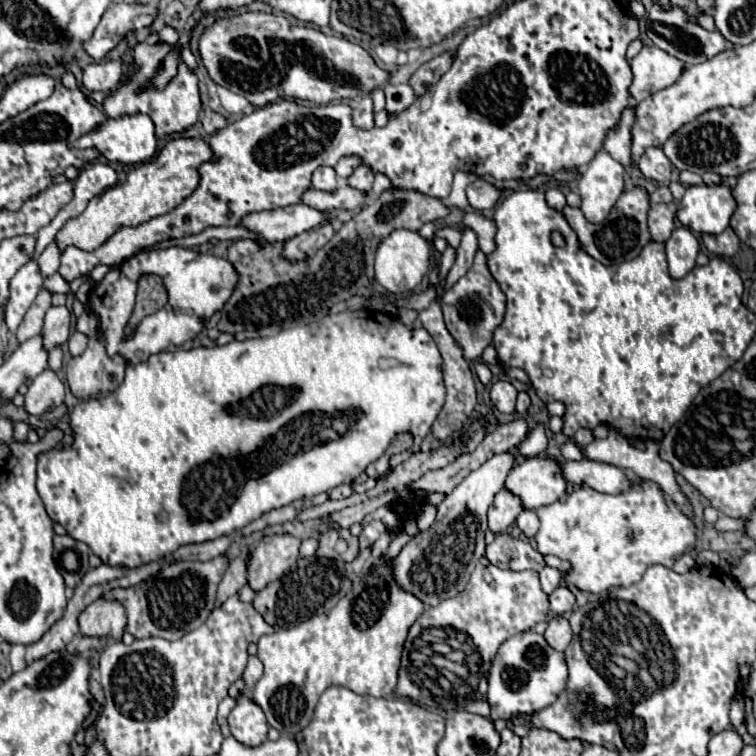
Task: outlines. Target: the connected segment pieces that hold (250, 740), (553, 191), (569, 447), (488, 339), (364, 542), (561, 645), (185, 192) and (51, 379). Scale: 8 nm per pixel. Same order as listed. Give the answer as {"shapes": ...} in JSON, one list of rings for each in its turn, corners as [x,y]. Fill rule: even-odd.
{"shapes":[[[[240,695],[238,705],[228,717],[228,725],[234,739],[242,745],[262,745],[268,739],[268,721],[248,695]]],[[[550,187],[550,189],[546,191],[546,201],[548,201],[548,205],[550,205],[552,209],[556,209],[556,211],[562,211],[562,209],[566,207],[566,197],[564,197],[564,193],[562,193],[560,189],[556,189],[556,187]]],[[[566,441],[562,447],[560,447],[560,451],[562,451],[562,457],[564,459],[576,459],[576,461],[580,461],[584,455],[582,455],[582,451],[580,451],[580,447],[576,447],[572,441]]],[[[482,251],[476,253],[472,269],[458,281],[450,291],[444,293],[442,297],[442,311],[444,311],[444,321],[452,337],[462,345],[464,357],[468,361],[474,361],[482,355],[482,351],[492,343],[494,329],[502,323],[504,319],[504,309],[506,309],[506,297],[494,277],[490,275],[486,267],[486,257]]],[[[380,520],[371,521],[359,535],[360,550],[370,547],[385,530],[386,526]]],[[[552,617],[548,621],[548,629],[544,633],[544,639],[548,641],[548,645],[560,653],[566,651],[566,647],[572,641],[572,629],[566,617]]],[[[202,137],[172,139],[152,161],[130,169],[122,183],[116,183],[114,187],[96,195],[88,203],[84,213],[70,219],[64,225],[64,229],[60,229],[60,233],[56,235],[56,243],[60,251],[68,245],[76,245],[78,249],[84,251],[94,251],[120,227],[128,227],[128,225],[136,227],[158,215],[172,211],[196,191],[196,185],[200,183],[198,169],[204,161],[212,161],[212,157],[214,157],[212,147]]],[[[46,369],[30,383],[28,393],[26,393],[24,409],[30,415],[38,417],[46,411],[56,409],[62,403],[64,403],[64,385],[54,371]]]]}

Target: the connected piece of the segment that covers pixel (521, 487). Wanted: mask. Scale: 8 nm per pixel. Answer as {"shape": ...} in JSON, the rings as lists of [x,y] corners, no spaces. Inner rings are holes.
{"shape":[[[532,457],[516,465],[506,479],[506,489],[520,497],[530,511],[558,501],[566,493],[566,481],[556,459]]]}

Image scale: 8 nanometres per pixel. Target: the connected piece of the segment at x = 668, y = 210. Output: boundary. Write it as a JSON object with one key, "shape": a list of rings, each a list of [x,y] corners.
{"shape":[[[662,203],[652,205],[648,211],[648,231],[654,241],[668,241],[674,231],[674,217],[676,217],[676,203]]]}

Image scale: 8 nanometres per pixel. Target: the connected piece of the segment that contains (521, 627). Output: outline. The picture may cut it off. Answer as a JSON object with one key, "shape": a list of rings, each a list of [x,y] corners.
{"shape":[[[486,557],[476,563],[476,569],[466,585],[454,599],[430,607],[414,623],[412,629],[426,627],[454,627],[472,637],[482,657],[482,671],[488,675],[498,647],[512,635],[530,631],[536,623],[548,619],[548,595],[542,591],[536,571],[504,571],[492,565]]]}

